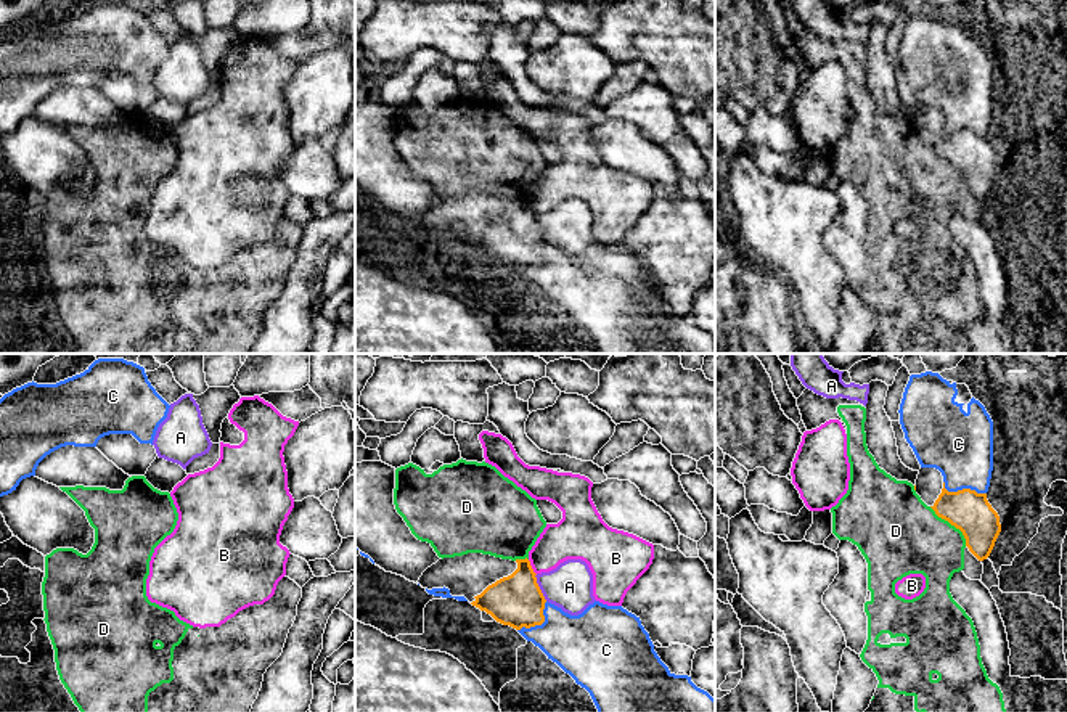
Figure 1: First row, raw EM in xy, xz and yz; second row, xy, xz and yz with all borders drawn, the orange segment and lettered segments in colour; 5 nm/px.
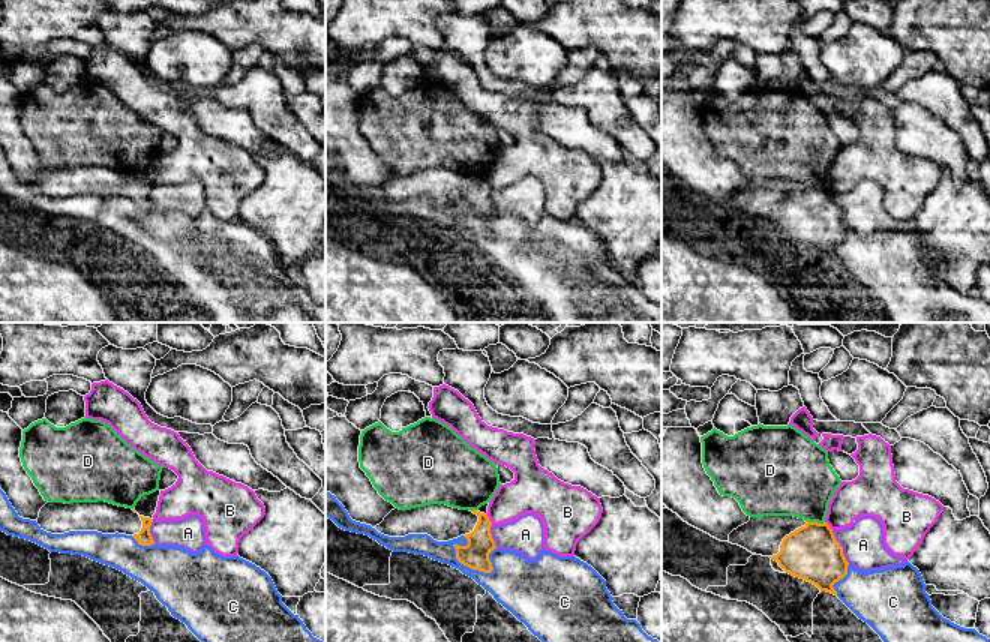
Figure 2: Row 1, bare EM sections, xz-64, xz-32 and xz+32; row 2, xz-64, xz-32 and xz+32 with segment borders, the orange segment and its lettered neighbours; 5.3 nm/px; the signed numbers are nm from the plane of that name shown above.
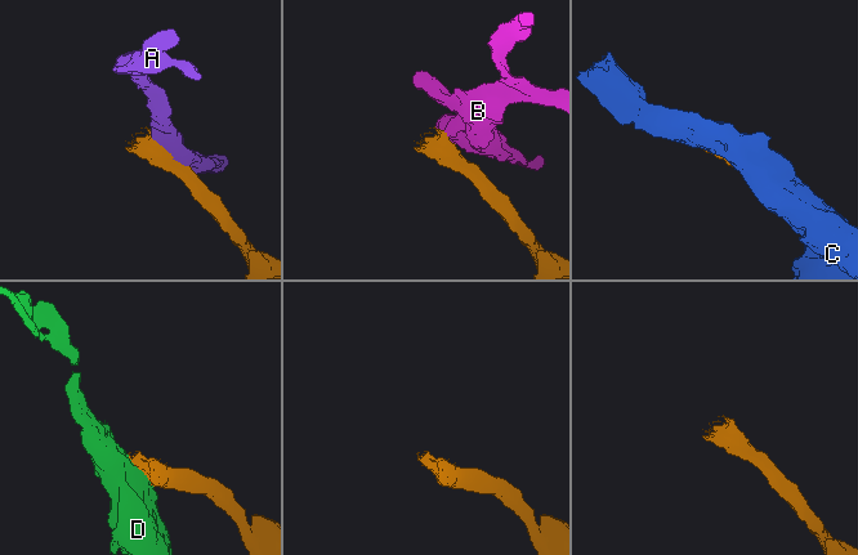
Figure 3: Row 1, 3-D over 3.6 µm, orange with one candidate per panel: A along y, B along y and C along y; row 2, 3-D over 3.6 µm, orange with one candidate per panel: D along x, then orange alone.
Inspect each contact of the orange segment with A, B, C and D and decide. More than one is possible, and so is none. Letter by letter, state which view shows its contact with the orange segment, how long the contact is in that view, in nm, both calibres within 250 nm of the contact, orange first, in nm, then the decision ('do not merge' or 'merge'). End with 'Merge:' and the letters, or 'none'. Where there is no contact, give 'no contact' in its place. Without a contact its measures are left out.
A: contact in xz; length 150 nm; calibres 260 and 220 nm; do not merge
B: contact in xz; length 90 nm; calibres 260 and 200 nm; do not merge
C: contact in yz; length 220 nm; calibres 200 and 320 nm; do not merge
D: contact in yz; length 280 nm; calibres 200 and 380 nm; do not merge
Merge: none

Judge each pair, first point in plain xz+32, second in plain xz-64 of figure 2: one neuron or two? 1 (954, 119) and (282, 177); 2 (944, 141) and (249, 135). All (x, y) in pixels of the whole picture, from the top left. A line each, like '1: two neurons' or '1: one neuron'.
1: two neurons
2: one neuron

